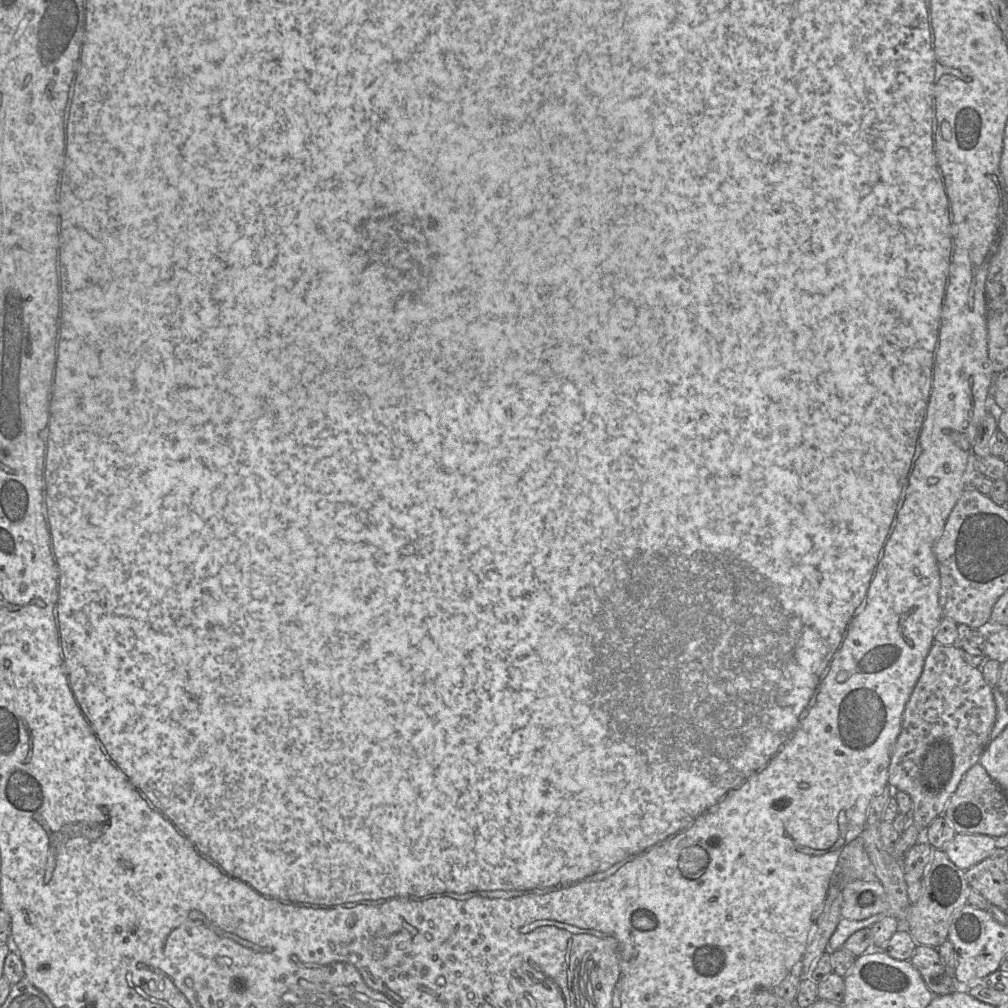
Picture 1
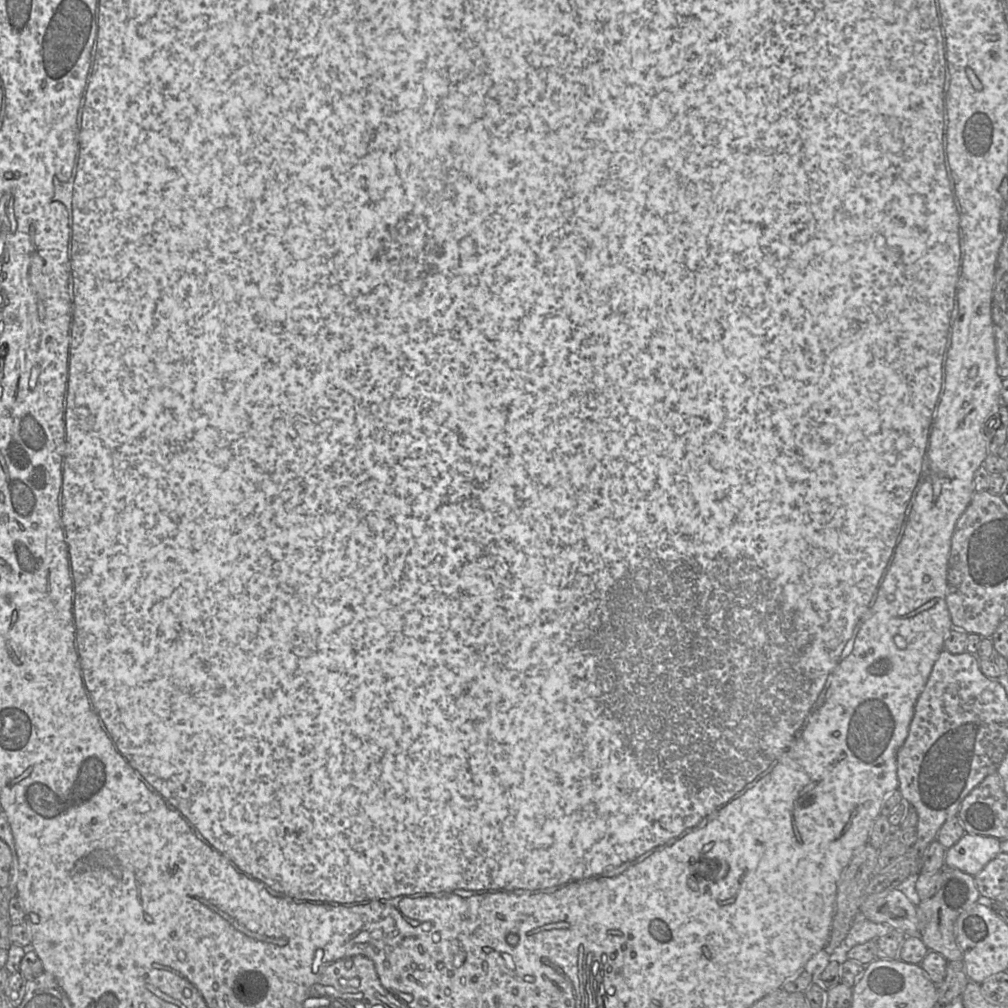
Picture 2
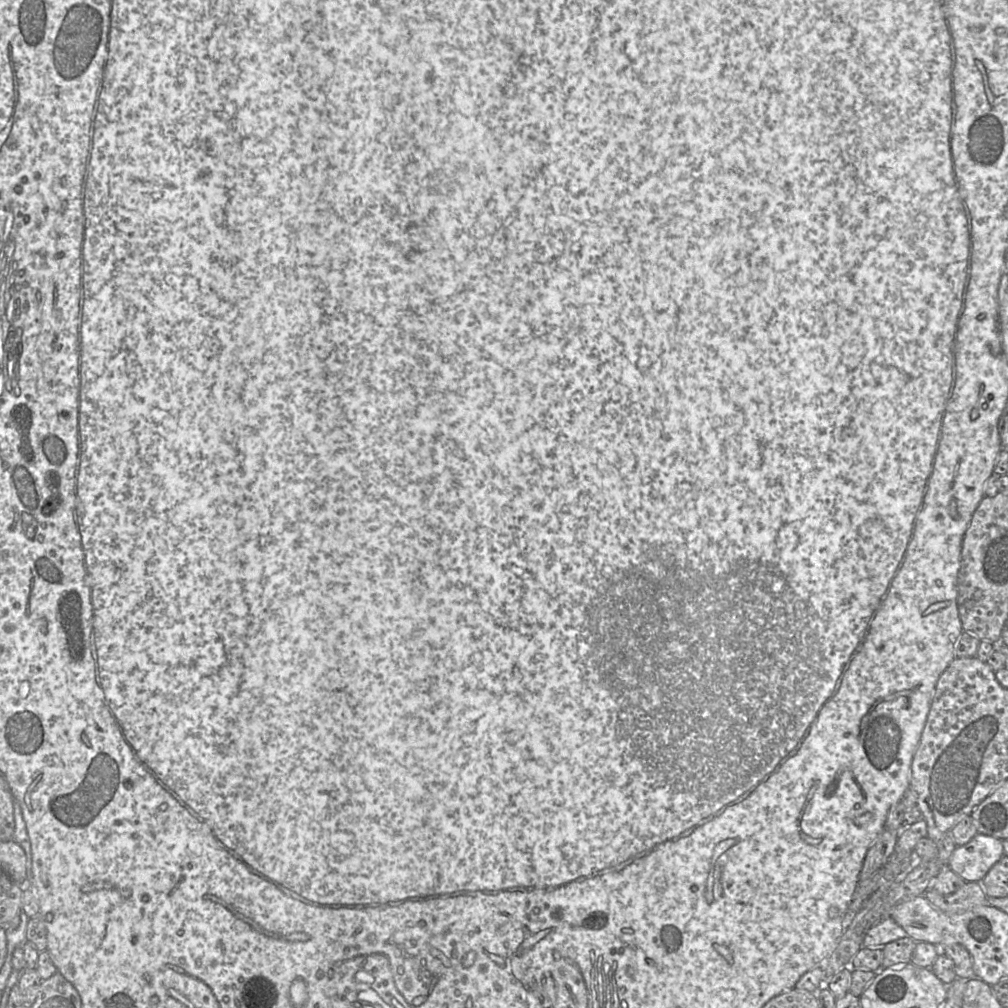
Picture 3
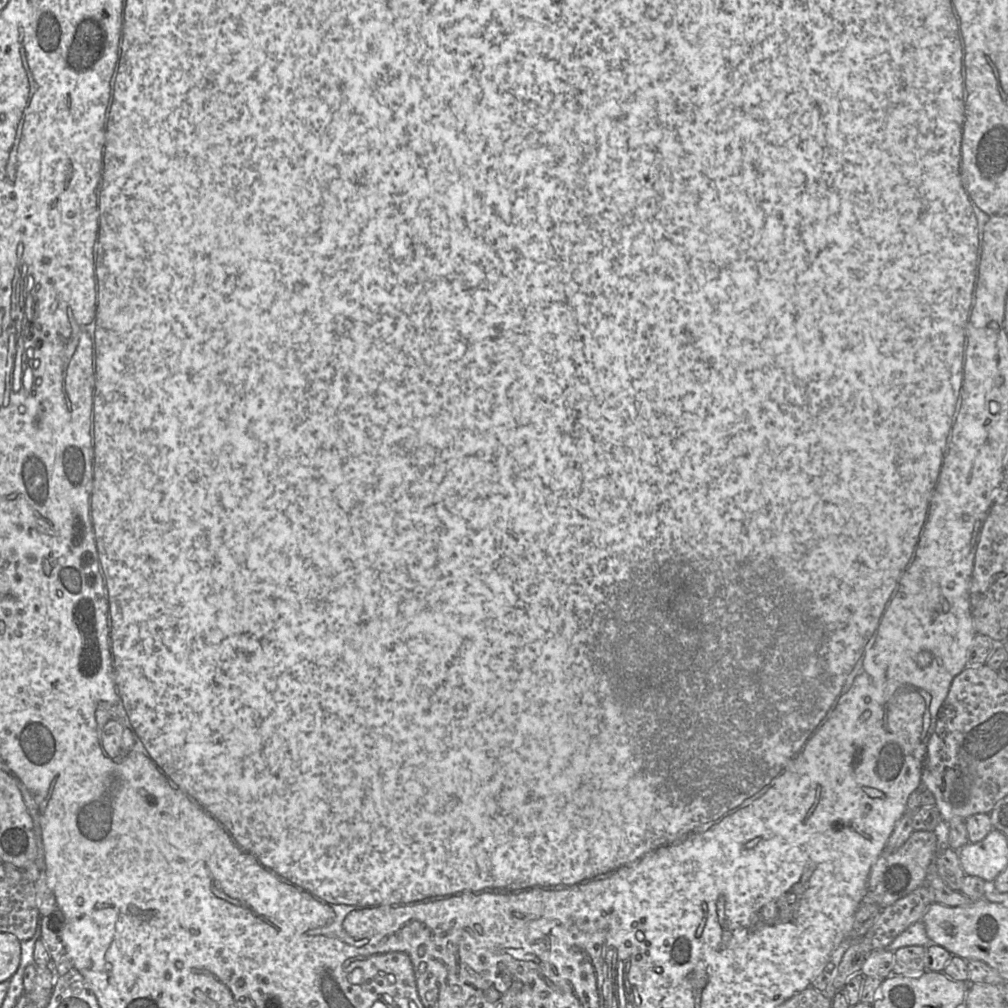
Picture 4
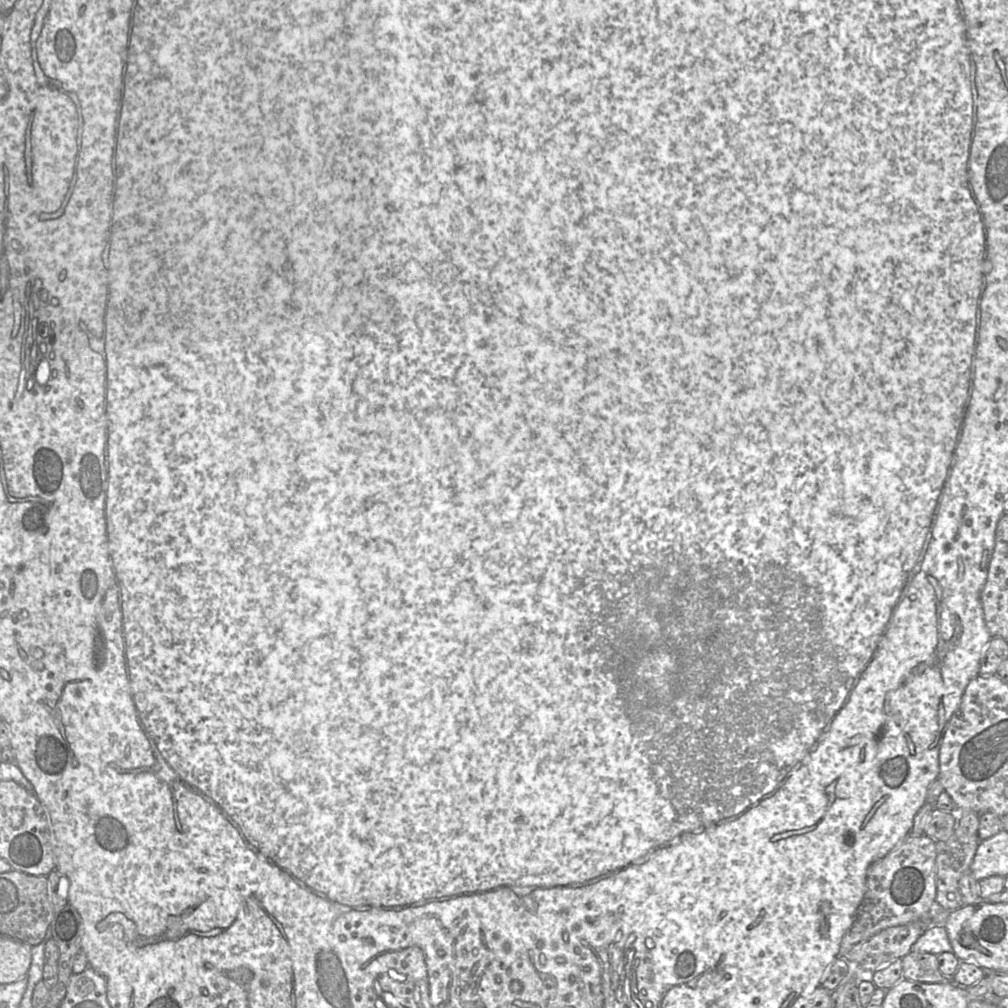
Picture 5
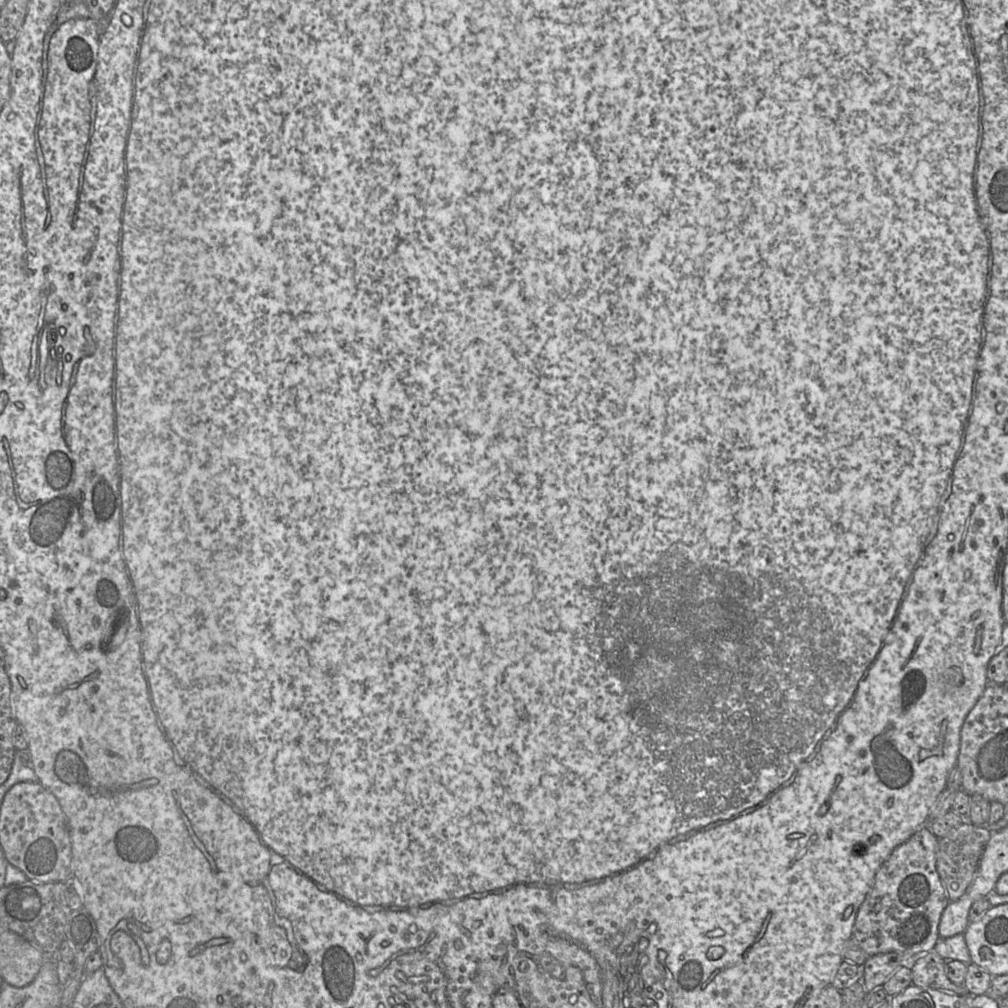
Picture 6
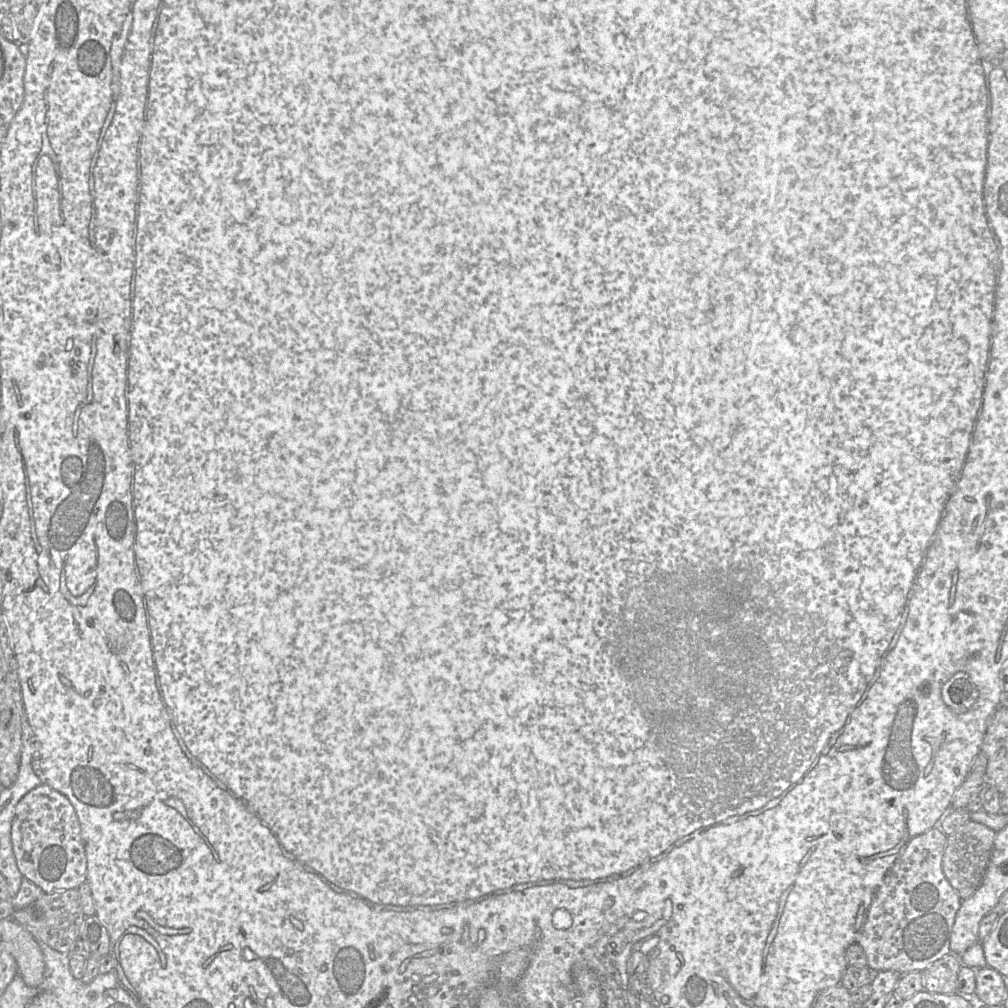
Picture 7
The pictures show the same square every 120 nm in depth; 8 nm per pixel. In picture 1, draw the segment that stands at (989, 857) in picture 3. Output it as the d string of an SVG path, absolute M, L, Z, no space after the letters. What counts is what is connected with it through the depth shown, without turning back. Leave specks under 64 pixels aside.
M956 834L942 850L957 868L966 871L994 851L995 839L983 834Z

